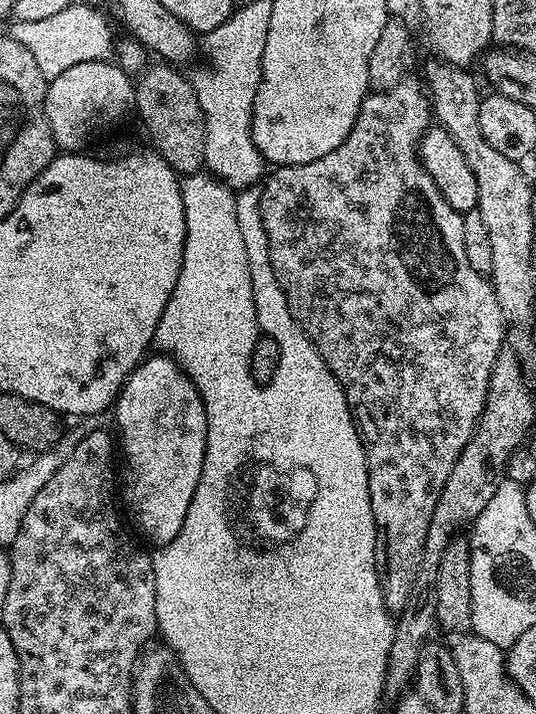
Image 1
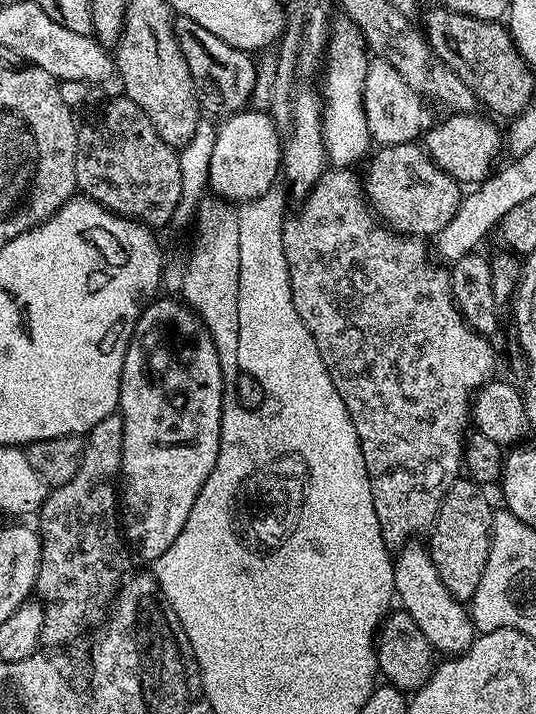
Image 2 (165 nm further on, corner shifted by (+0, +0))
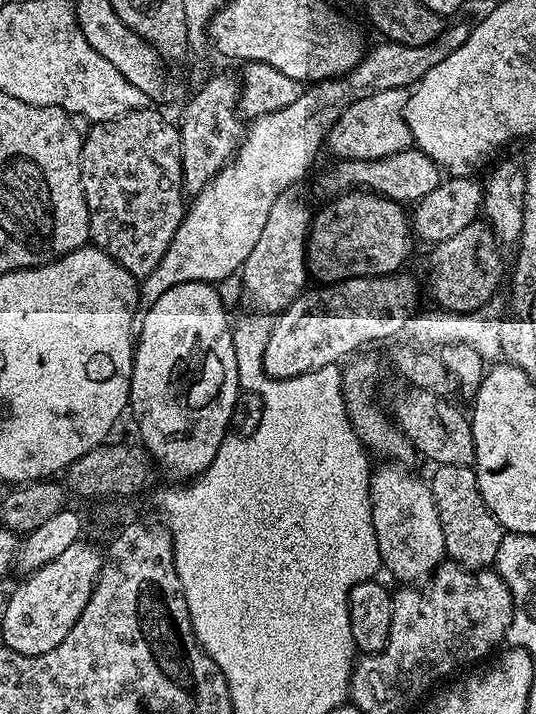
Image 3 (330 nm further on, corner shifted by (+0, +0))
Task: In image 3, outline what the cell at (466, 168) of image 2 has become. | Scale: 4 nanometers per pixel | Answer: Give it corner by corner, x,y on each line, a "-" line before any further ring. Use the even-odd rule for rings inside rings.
415,146
377,160
337,159
335,163
333,168
326,169
316,180
316,188
324,198
332,198
352,189
367,190
391,200
399,200
401,204
408,206
426,198
426,194
430,194
430,190
434,190
434,186
438,186
442,179
436,163

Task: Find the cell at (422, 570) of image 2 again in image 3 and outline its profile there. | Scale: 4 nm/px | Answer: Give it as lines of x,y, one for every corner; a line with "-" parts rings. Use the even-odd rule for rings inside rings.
388,462
377,473
371,475
370,498
372,499
372,521
374,534
378,538
378,554
383,571
389,572
404,586
420,586
431,577
445,559
442,522
438,522
438,510
434,506
431,485
412,473
403,465

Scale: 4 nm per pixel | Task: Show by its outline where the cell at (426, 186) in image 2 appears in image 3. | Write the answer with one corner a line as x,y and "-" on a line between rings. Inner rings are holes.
349,190
329,199
321,212
312,217
312,227
308,230
308,270
317,281
331,285
337,281
363,276
388,276
401,271
400,263
408,256
408,247
414,244
410,235
410,216
405,205
399,200
391,200
376,192

